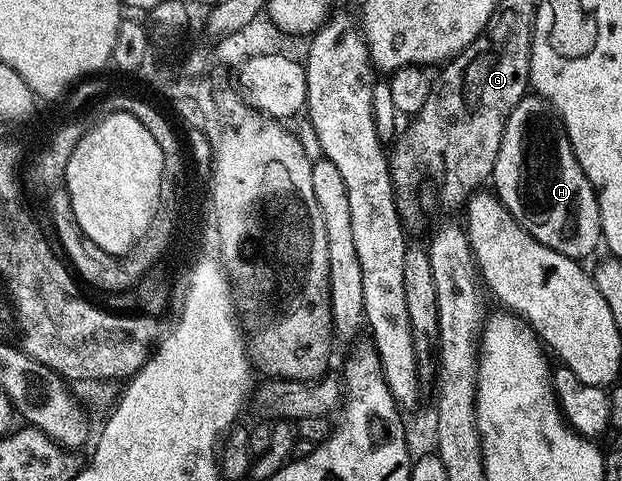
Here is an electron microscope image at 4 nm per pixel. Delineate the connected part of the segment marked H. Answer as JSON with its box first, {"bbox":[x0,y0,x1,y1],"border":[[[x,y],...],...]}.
{"bbox":[492,95,603,261],"border":[[[537,95],[523,96],[508,118],[500,142],[500,154],[496,158],[492,177],[493,184],[495,188],[493,191],[502,201],[502,205],[513,214],[514,221],[544,246],[548,246],[568,258],[581,261],[582,256],[588,255],[603,239],[598,194],[588,182],[588,178],[572,150],[570,140],[566,137],[566,129],[556,119],[550,105]]]}

